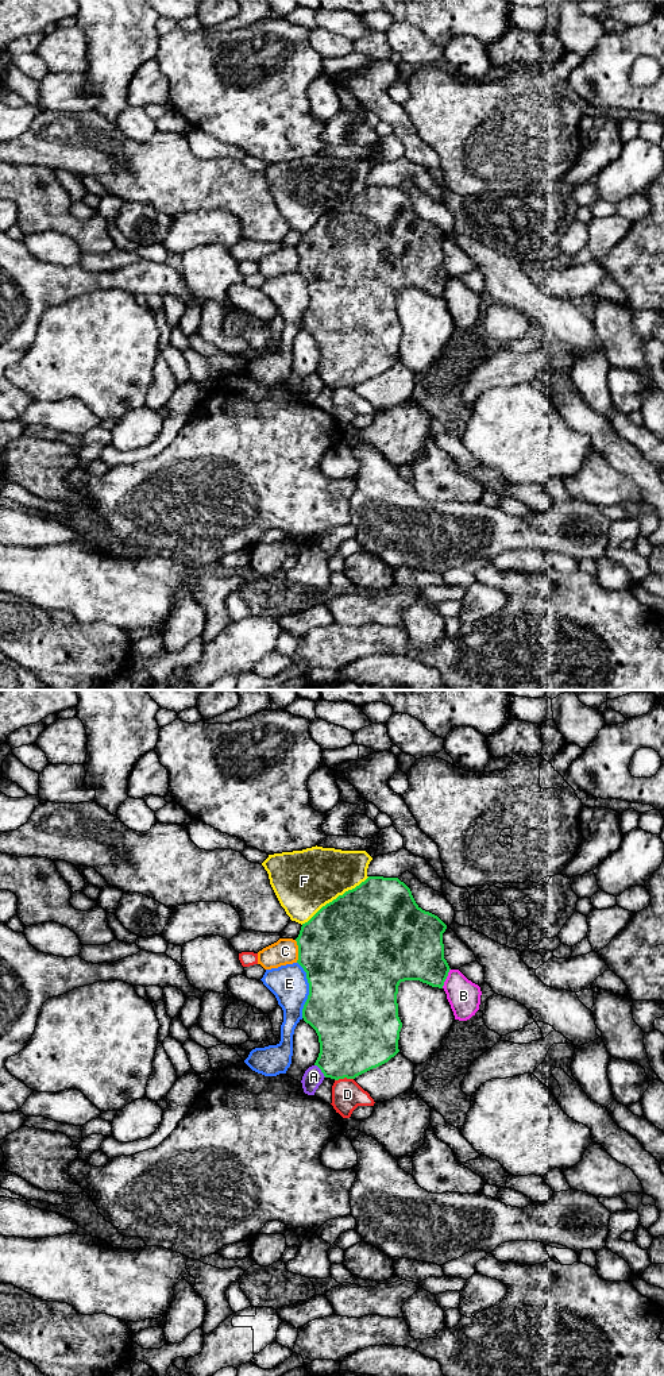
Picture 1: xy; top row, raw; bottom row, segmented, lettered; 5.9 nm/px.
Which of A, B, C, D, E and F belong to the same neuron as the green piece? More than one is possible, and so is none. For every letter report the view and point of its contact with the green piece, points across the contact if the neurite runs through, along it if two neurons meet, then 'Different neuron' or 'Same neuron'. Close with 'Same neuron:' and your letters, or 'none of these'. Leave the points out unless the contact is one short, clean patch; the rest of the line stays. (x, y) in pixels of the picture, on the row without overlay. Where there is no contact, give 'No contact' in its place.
A: Touches green at xy (321, 380). Boundary: xy (315, 373), (325, 385). Different neuron
B: Touches green at xy (446, 286). Different neuron
C: Touches green at xy (298, 259). Different neuron
D: Touches green at xy (343, 386). Different neuron
E: Touches green at xy (309, 299). Different neuron
F: Touches green at xy (336, 207). Different neuron
Same neuron: none of these

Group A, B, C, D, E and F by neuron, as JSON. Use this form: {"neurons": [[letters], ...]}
{"neurons": [["A"], ["B"], ["C"], ["D"], ["E"], ["F"]]}

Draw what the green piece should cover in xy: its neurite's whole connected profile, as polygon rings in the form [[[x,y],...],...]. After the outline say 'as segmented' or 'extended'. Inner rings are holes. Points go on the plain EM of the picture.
[[[368,185],[352,199],[323,215],[302,232],[298,246],[297,271],[306,281],[309,304],[302,327],[319,344],[320,362],[314,371],[325,386],[335,389],[356,385],[387,371],[398,358],[402,331],[398,325],[398,294],[405,289],[420,289],[443,297],[449,281],[444,267],[443,242],[447,234],[435,223],[422,219],[410,197],[398,186]]] | as segmented

